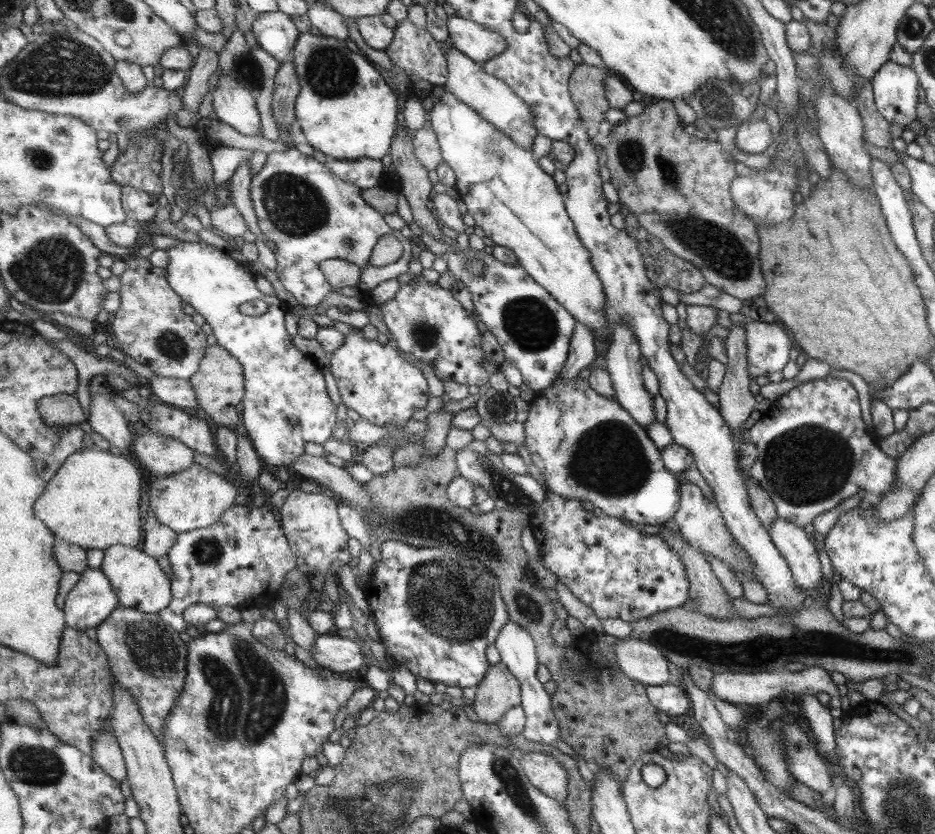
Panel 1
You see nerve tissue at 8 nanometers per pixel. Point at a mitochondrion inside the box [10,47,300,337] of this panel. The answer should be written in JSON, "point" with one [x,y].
{"point":[40,158]}

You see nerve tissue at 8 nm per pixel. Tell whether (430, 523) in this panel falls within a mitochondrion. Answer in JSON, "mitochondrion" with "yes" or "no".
{"mitochondrion":"yes"}

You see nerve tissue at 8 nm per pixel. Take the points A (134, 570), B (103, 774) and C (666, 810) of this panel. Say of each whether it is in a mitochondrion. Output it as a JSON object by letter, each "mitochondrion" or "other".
{"A":"other","B":"other","C":"other"}

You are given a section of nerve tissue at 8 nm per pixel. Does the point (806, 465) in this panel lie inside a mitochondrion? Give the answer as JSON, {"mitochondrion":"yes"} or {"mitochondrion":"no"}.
{"mitochondrion":"yes"}

